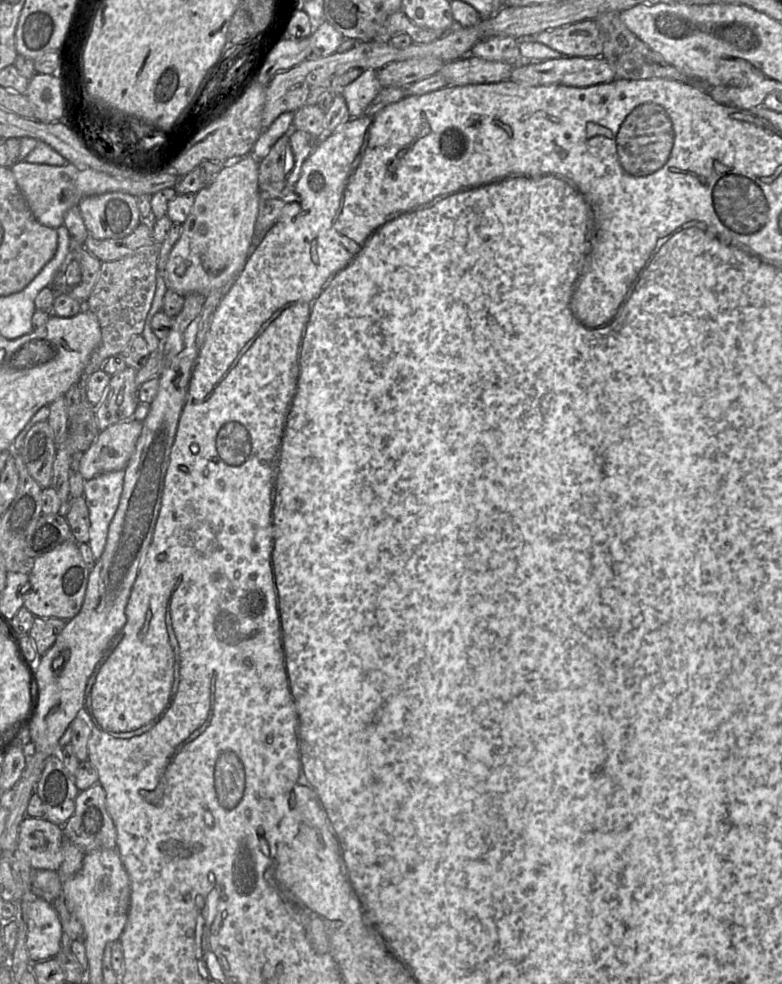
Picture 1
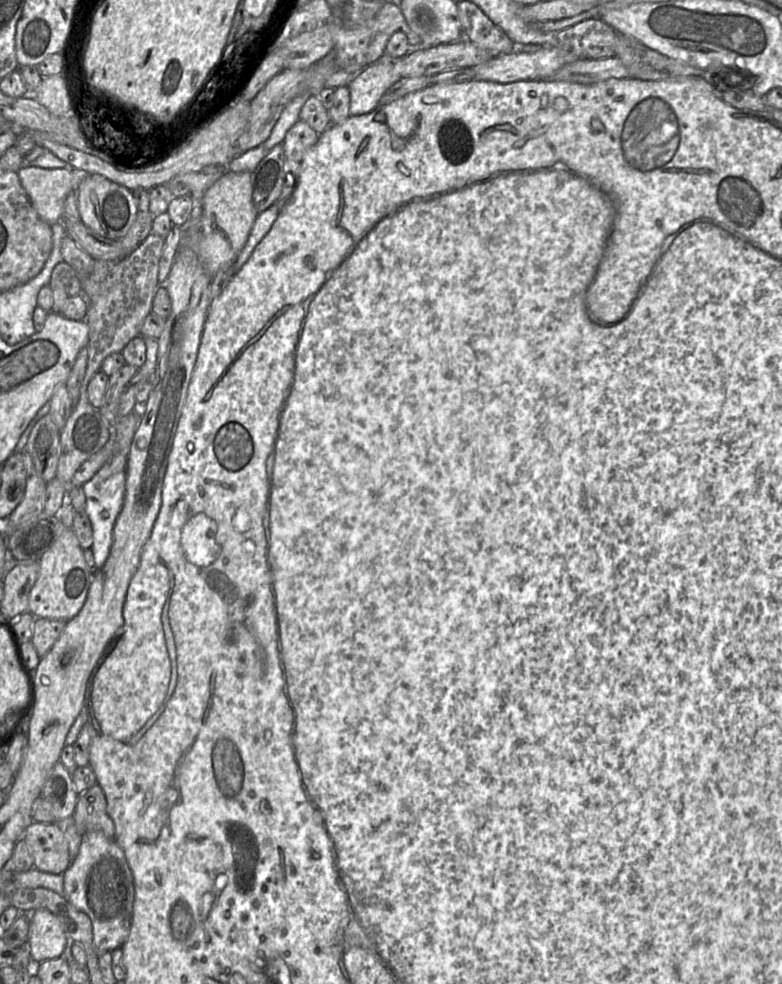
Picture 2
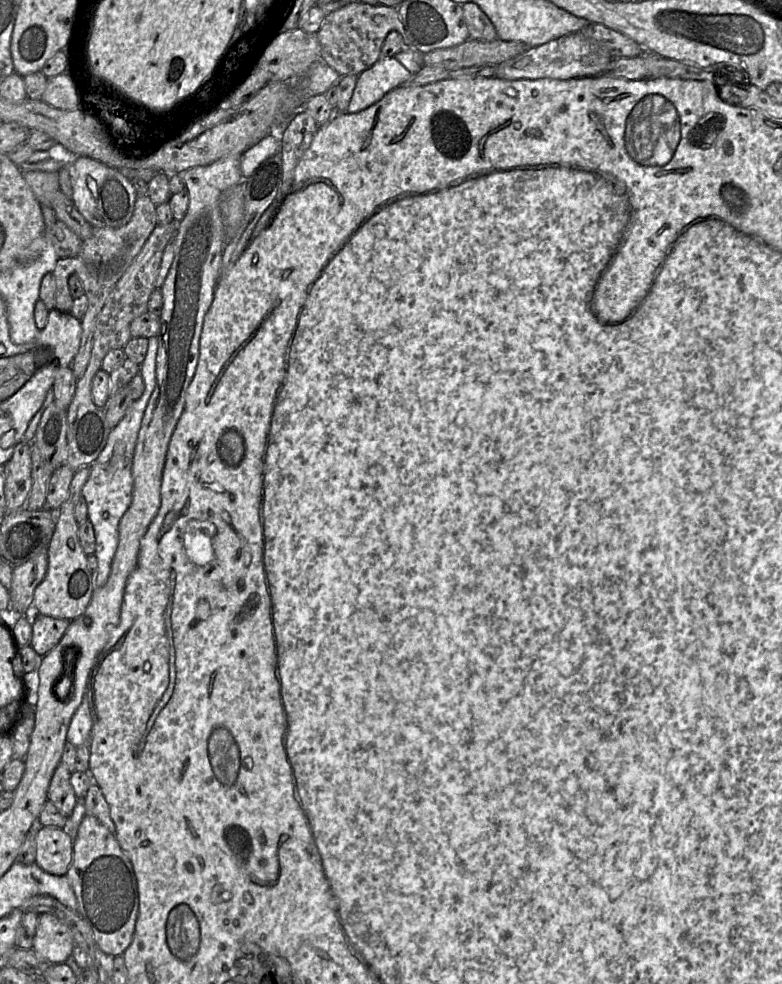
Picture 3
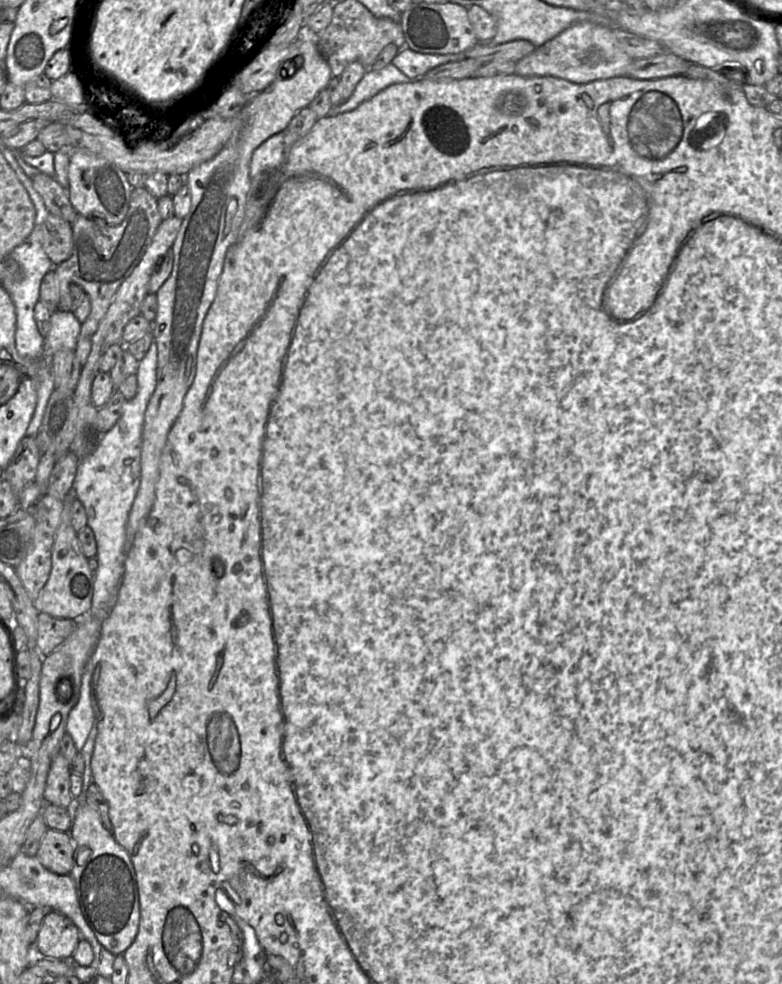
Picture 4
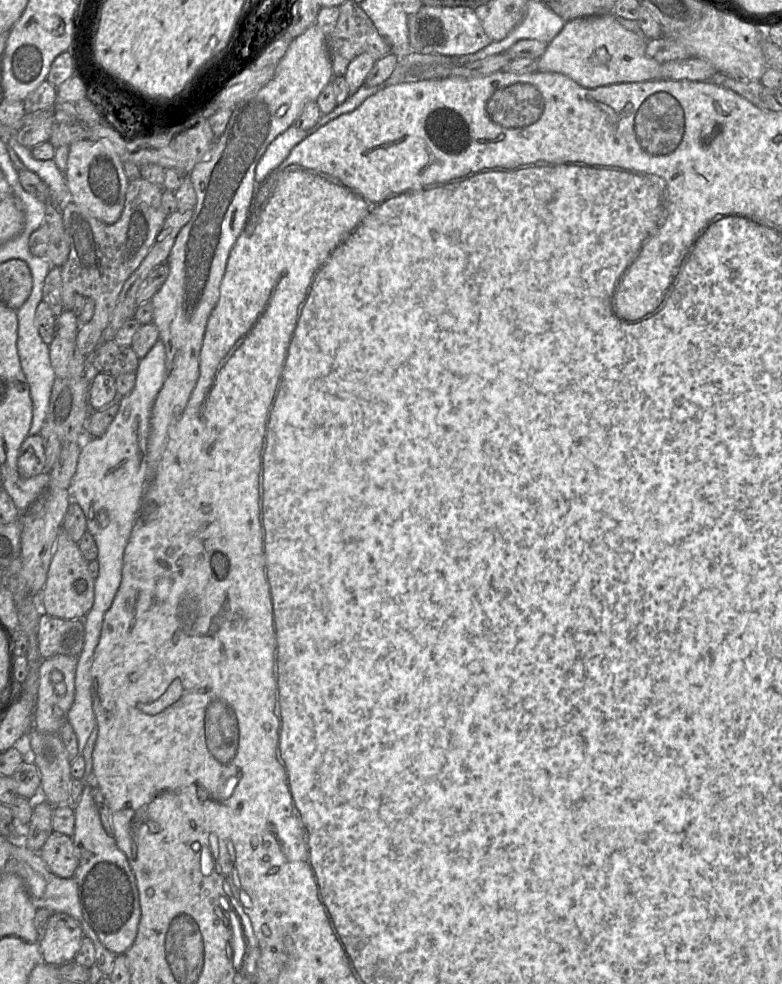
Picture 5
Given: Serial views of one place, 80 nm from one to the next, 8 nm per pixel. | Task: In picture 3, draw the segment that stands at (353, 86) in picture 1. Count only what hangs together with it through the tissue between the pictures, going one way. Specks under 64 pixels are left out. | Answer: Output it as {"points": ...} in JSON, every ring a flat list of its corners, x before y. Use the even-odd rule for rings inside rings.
{"points":[[395,57,379,58,357,75,357,82,346,109,356,113,379,101,385,94,412,78,412,74]]}

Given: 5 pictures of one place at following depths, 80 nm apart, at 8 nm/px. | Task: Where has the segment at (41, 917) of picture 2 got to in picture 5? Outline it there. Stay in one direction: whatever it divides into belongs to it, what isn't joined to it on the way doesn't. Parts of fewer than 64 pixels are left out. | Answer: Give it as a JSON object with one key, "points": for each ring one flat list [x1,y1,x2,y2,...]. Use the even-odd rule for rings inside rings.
{"points":[[56,912,51,915,45,929,40,934,42,962,55,966,74,961,84,937,82,927,77,920,66,913]]}

